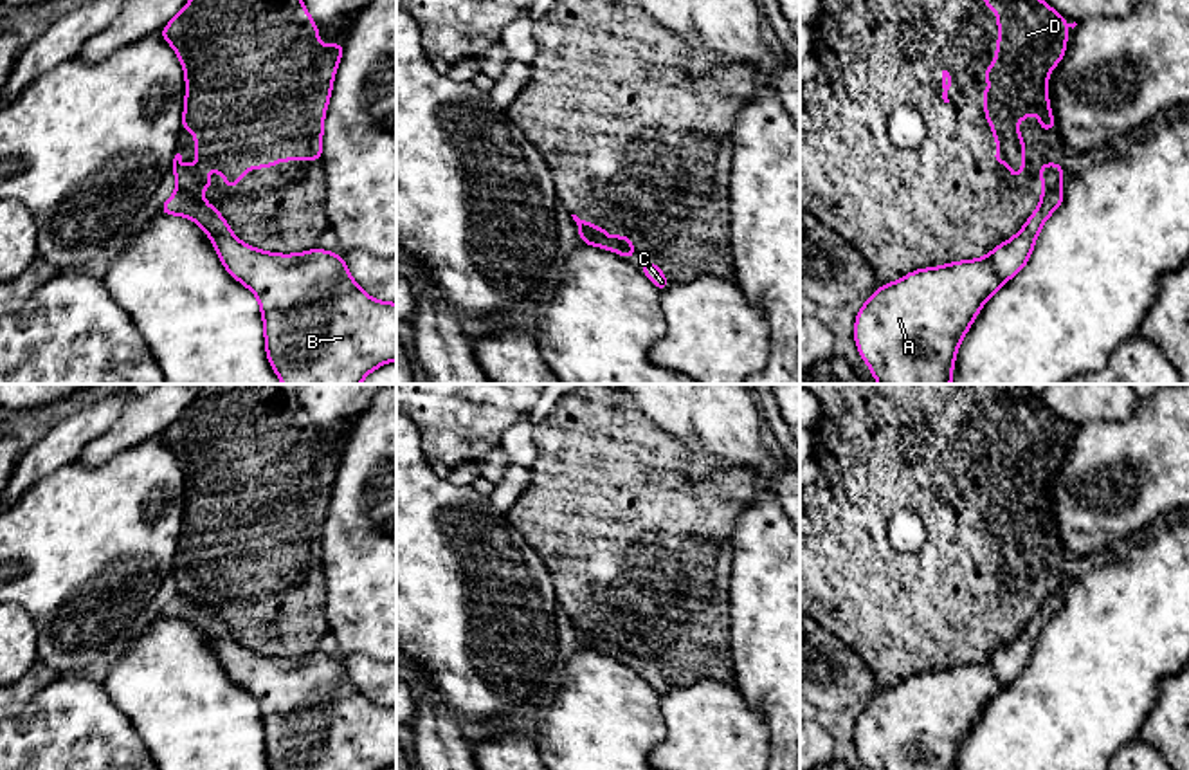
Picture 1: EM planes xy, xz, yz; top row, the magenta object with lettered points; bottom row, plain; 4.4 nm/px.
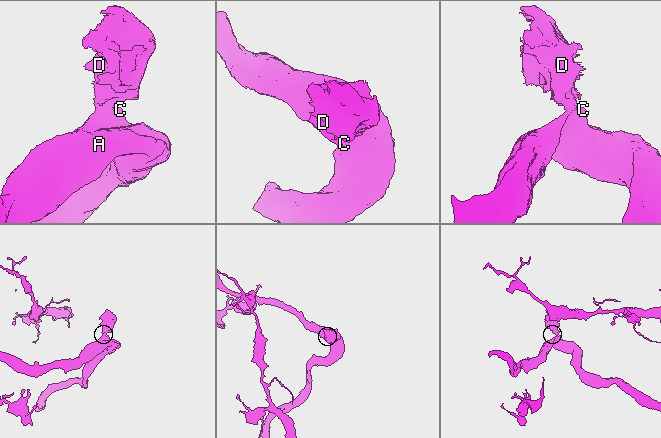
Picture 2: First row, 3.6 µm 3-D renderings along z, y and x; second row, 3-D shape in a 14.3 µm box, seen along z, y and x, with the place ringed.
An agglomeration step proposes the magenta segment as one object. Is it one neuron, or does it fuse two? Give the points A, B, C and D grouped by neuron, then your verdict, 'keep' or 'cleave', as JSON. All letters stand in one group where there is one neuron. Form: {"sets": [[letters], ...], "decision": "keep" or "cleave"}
{"sets": [["A", "B", "C"], ["D"]], "decision": "cleave"}

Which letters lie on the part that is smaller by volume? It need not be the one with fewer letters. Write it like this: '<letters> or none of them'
D

